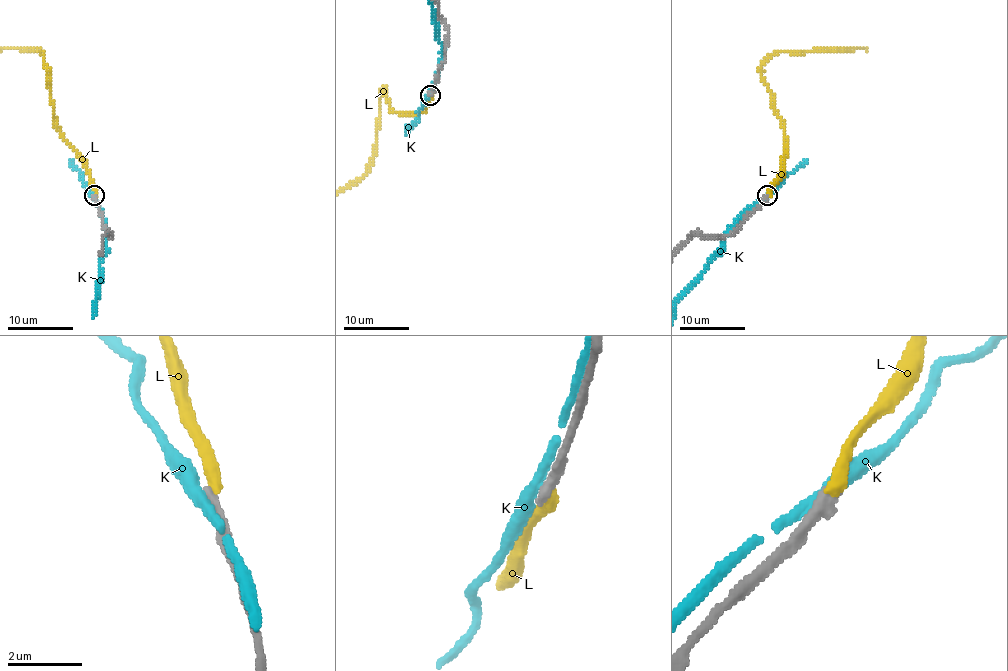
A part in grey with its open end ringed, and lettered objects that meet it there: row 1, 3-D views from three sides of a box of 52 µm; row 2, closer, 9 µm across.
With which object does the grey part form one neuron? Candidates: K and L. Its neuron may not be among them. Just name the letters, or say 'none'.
none

